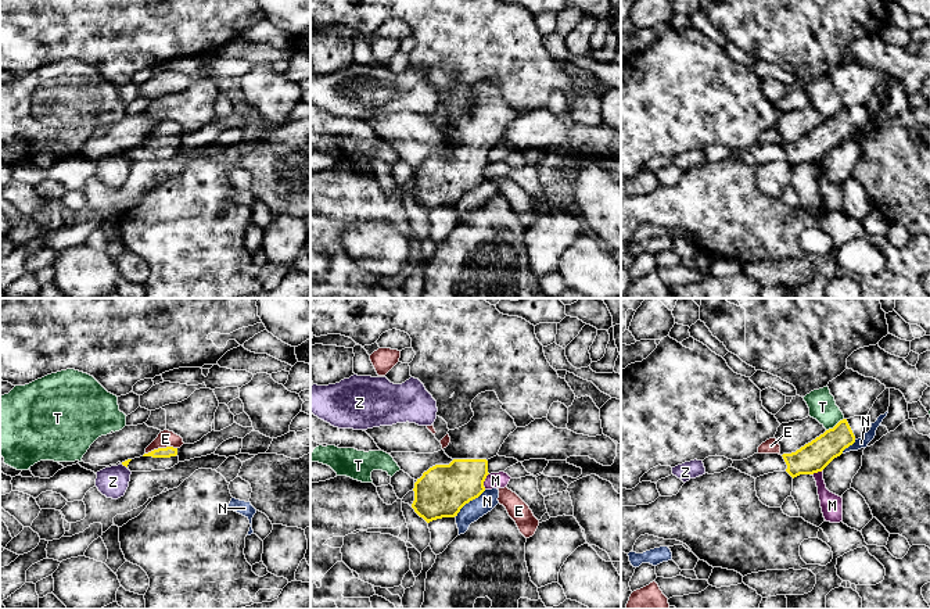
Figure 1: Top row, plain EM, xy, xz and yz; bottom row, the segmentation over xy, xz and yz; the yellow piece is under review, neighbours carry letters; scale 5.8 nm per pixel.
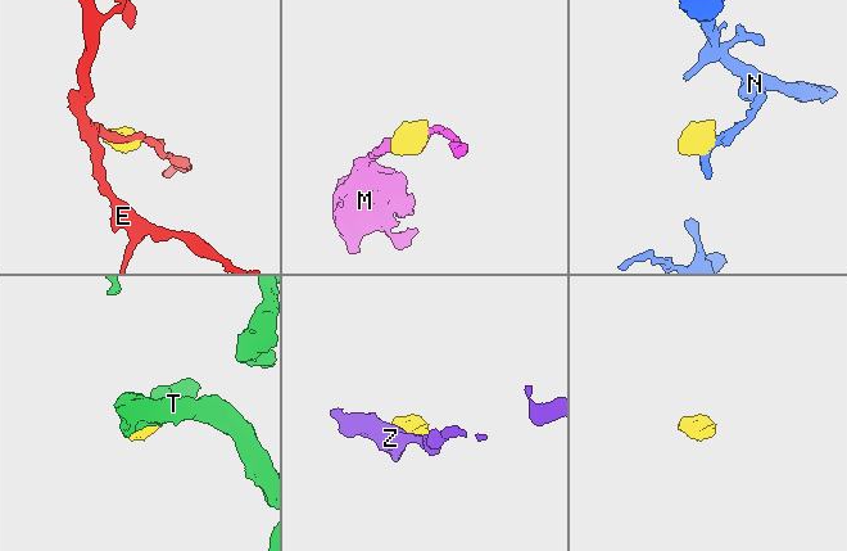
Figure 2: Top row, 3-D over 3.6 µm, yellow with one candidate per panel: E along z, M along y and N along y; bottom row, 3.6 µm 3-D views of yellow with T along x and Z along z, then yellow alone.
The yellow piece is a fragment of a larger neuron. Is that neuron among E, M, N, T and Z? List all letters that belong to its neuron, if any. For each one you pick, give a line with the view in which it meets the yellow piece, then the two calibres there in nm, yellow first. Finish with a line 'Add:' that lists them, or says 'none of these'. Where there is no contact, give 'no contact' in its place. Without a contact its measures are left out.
Add: none of these

